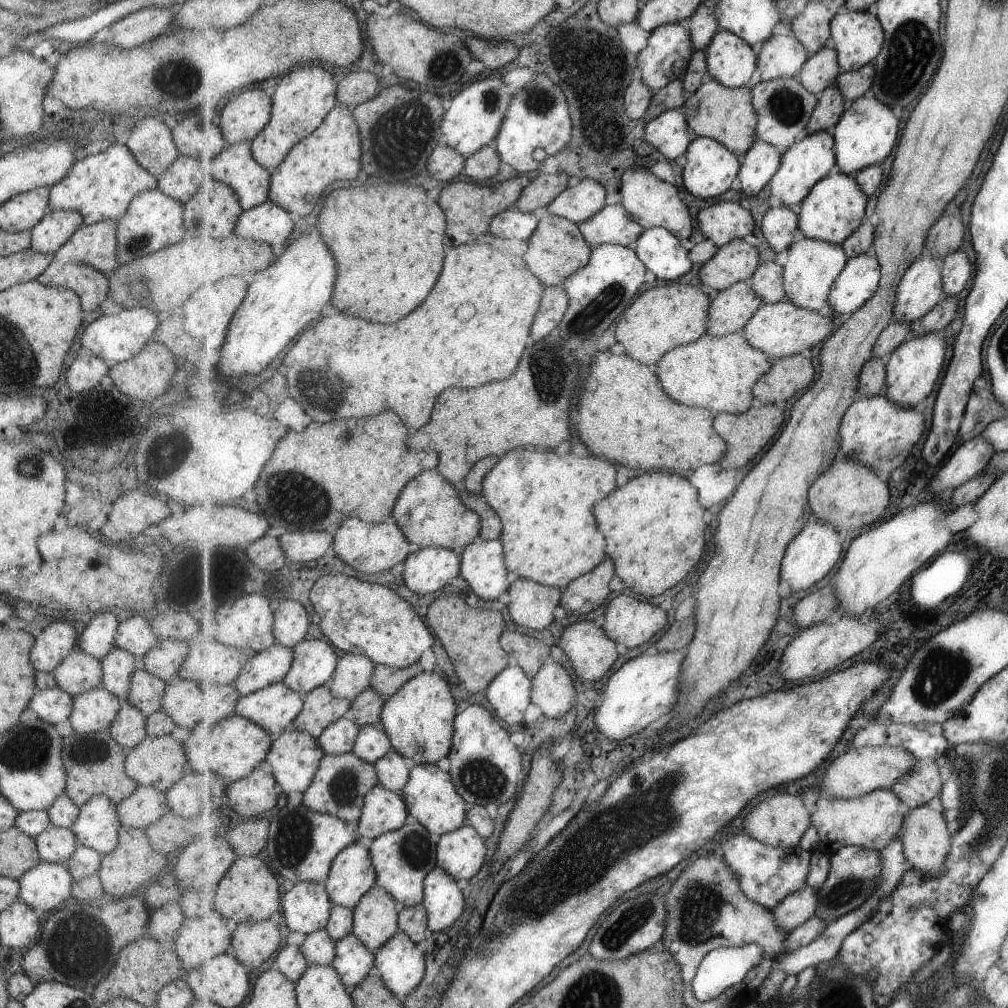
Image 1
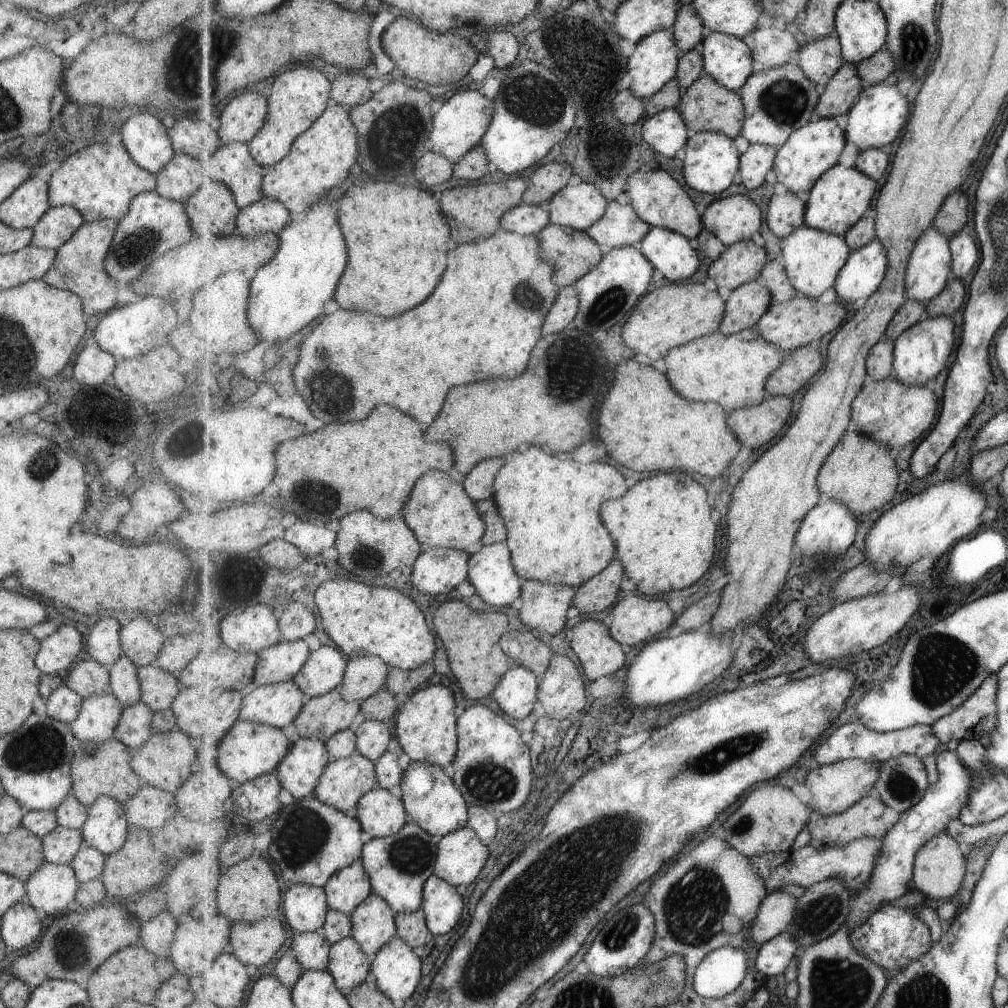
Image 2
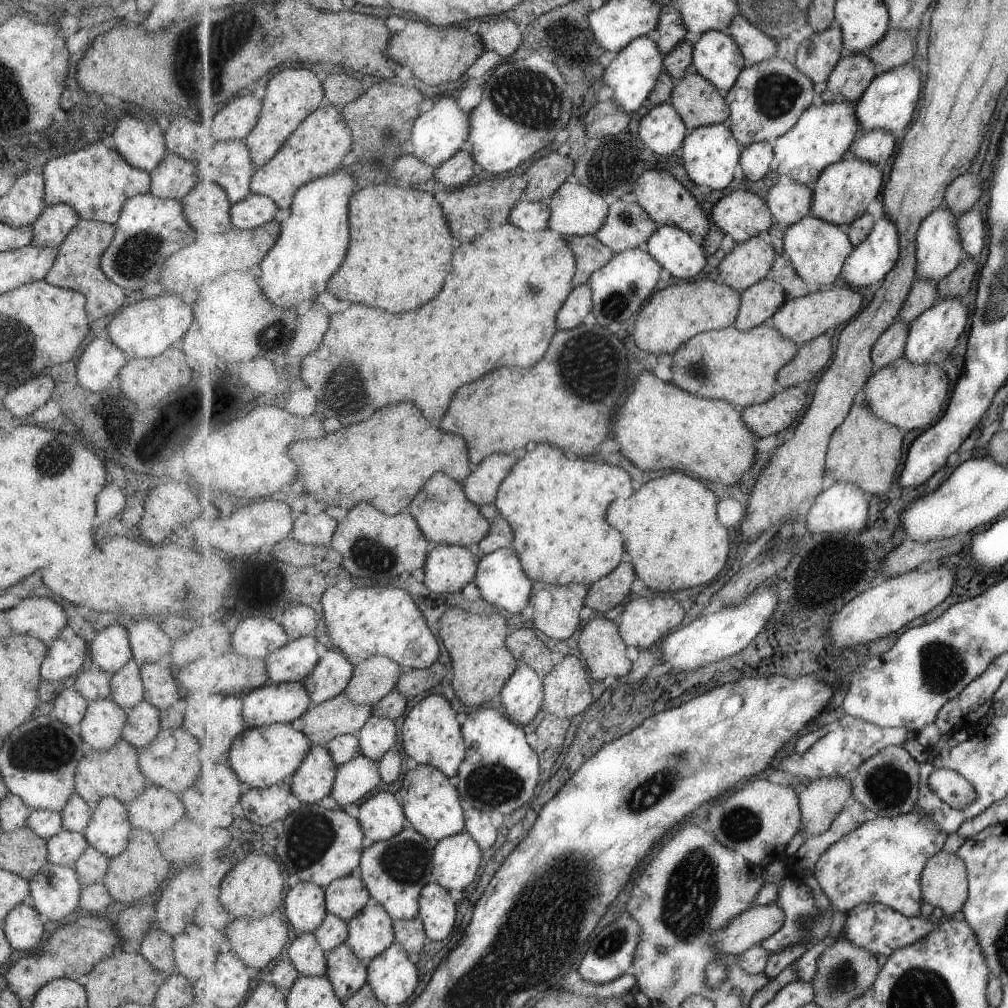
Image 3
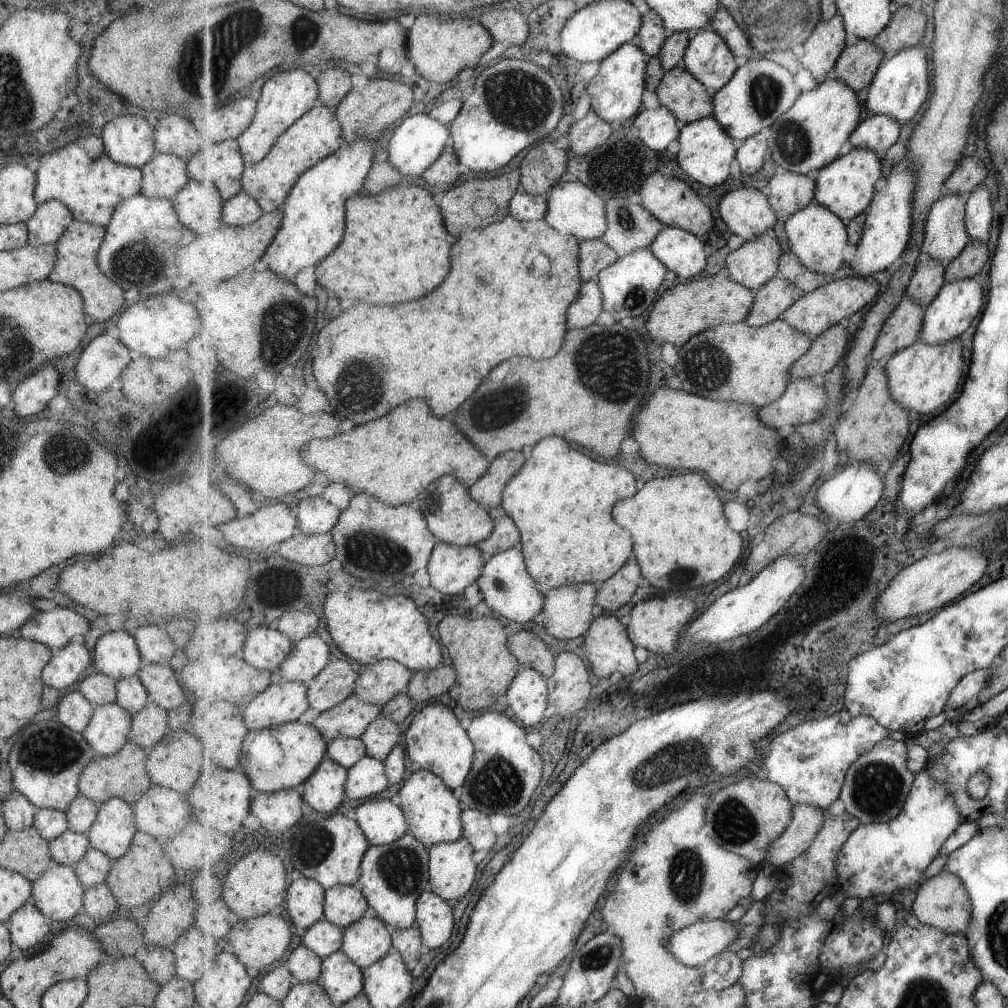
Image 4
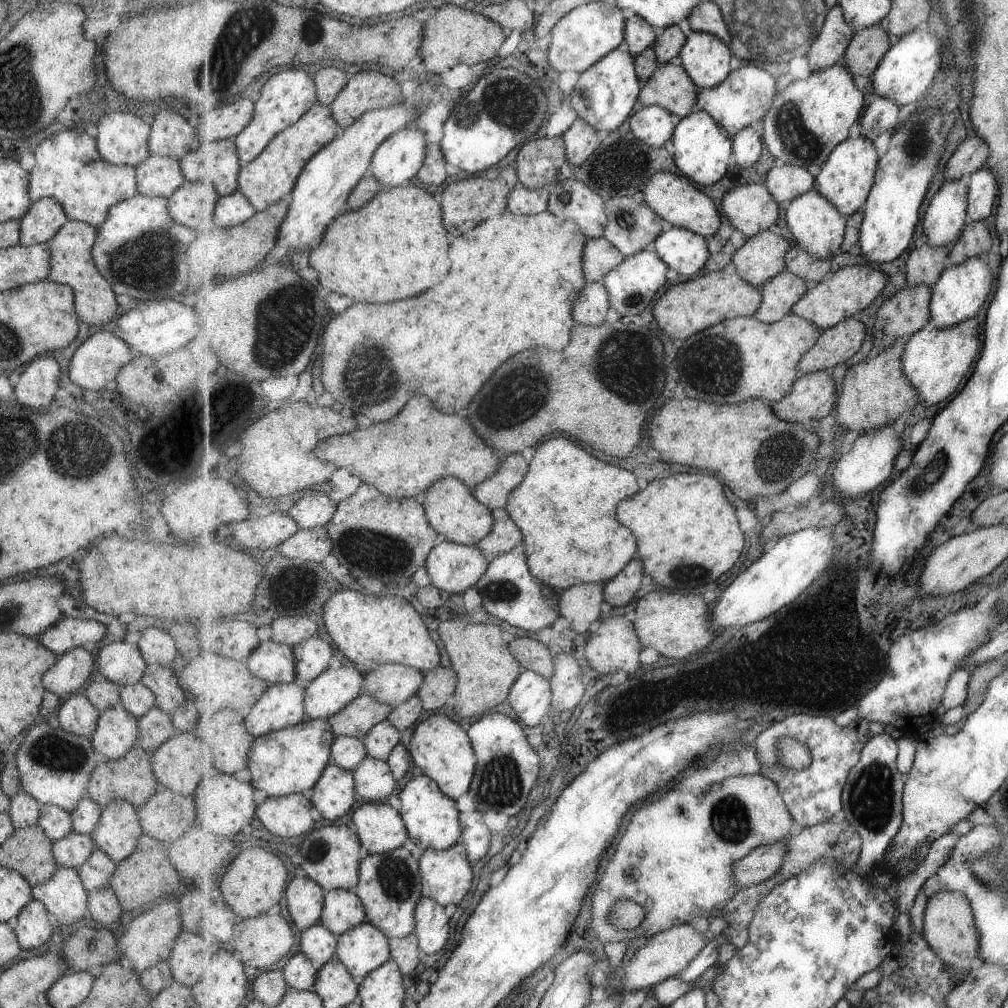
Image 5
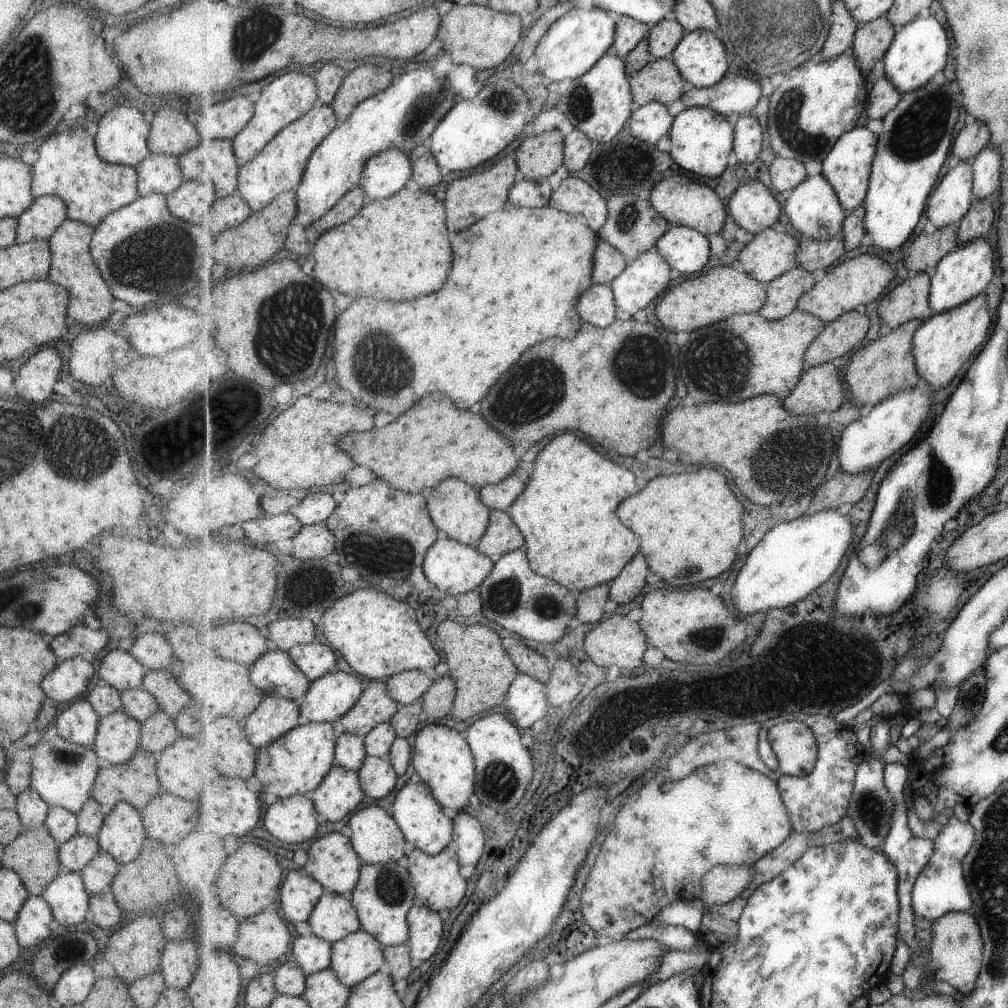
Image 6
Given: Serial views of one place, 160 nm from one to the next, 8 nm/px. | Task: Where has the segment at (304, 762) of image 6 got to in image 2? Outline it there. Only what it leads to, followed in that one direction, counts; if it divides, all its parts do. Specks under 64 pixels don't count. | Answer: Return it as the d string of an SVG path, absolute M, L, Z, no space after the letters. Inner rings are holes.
M239 720L223 737L222 743L218 744L218 756L214 763L219 765L231 780L243 784L257 780L259 776L275 773L293 744L295 742L289 740L281 728Z

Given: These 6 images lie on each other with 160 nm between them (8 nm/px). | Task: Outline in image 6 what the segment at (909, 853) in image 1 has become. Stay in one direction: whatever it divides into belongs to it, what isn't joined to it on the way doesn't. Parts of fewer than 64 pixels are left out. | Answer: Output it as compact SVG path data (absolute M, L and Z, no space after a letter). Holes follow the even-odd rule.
M951 911L935 920L930 957L933 979L948 983L961 995L968 996L977 990L984 962L984 941L973 911Z

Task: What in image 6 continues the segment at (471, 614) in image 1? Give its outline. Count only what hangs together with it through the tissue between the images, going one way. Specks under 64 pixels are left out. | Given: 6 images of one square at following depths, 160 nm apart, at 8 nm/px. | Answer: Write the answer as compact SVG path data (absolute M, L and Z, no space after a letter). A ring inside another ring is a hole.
M446 620L438 626L437 632L450 670L449 675L457 684L457 696L451 716L457 721L467 721L504 705L520 671L508 653L508 642L499 638L493 626L459 622Z

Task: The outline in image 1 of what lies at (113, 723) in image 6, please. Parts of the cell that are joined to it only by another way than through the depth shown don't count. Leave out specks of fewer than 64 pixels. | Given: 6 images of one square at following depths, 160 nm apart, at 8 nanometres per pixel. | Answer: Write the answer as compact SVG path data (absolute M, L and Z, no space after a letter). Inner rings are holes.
M101 686L72 697L68 716L72 732L89 735L105 731L121 706L122 701Z

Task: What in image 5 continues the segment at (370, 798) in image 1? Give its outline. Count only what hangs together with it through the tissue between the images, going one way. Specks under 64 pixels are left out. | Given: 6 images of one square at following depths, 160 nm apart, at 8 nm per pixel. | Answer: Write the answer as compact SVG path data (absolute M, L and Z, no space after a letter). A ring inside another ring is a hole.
M361 802L351 819L370 854L390 853L409 840L410 832L401 812L389 804Z

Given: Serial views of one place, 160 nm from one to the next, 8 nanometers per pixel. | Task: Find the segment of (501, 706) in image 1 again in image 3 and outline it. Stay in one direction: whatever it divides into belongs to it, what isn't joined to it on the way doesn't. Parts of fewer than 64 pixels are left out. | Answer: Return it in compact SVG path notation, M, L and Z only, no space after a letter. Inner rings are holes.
M520 665L499 694L504 712L517 724L529 724L545 700L544 677L529 665Z

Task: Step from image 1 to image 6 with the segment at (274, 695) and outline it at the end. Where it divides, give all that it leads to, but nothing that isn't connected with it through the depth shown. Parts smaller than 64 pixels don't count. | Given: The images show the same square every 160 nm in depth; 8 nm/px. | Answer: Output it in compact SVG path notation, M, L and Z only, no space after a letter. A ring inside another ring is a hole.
M267 694L259 708L242 722L247 738L258 751L302 724L298 703Z

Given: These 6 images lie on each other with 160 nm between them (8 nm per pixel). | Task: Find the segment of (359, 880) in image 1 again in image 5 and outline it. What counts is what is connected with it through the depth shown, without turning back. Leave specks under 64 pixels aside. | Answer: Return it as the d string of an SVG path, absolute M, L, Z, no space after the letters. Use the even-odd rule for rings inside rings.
M345 889L326 891L322 919L319 923L323 923L339 936L366 920L366 908L357 892Z

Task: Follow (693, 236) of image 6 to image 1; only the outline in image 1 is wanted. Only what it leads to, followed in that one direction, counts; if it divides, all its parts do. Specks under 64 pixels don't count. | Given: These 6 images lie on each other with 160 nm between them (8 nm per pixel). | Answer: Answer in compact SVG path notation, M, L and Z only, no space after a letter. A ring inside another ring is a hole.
M663 227L645 229L636 240L638 257L661 280L673 280L691 272L689 245Z

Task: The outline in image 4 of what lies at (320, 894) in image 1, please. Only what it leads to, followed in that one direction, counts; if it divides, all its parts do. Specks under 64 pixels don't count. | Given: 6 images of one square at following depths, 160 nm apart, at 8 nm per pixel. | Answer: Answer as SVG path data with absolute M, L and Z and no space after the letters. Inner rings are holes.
M302 877L291 883L286 911L297 928L307 931L325 918L326 888L319 881Z

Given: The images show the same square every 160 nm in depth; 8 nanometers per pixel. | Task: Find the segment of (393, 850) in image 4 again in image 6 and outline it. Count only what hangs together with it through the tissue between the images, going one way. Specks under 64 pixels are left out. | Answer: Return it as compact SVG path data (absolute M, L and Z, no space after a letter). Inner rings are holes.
M404 862L364 865L352 901L357 909L361 928L377 938L384 949L409 943L410 924L407 916L411 908L417 905L417 896L411 874Z

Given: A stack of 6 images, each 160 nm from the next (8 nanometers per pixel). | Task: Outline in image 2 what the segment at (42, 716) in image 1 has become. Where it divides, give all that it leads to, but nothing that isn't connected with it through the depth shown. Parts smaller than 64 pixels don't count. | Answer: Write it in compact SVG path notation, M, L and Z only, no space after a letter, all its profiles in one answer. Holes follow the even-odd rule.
M61 684L45 698L47 716L53 720L68 724L77 713L83 699L76 692Z

